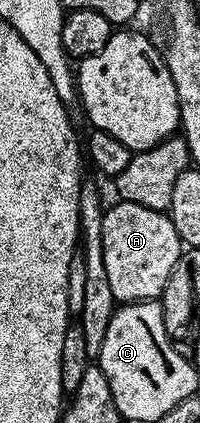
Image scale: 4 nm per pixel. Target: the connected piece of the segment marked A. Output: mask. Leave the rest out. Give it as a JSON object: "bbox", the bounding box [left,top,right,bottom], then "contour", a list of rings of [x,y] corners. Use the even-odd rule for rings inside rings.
{"bbox":[102,200,182,304],"contour":[[[123,200],[117,206],[107,207],[102,220],[102,252],[104,253],[107,279],[115,301],[120,304],[147,302],[163,294],[182,243],[167,213],[154,208],[142,208]]]}

